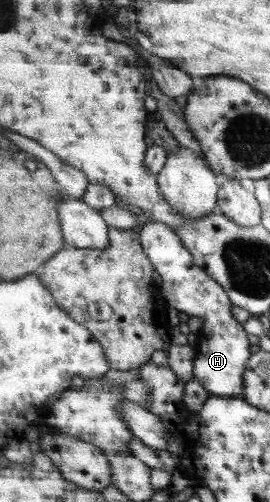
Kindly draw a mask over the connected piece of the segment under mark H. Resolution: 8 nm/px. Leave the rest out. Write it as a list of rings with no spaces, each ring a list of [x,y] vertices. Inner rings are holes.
[[[145,221],[138,235],[145,254],[161,276],[160,294],[164,302],[188,317],[202,318],[202,326],[197,332],[198,345],[192,359],[192,379],[209,396],[244,399],[243,373],[251,354],[242,324],[238,324],[230,314],[231,300],[226,292],[194,262],[192,254],[170,226],[162,222]]]

